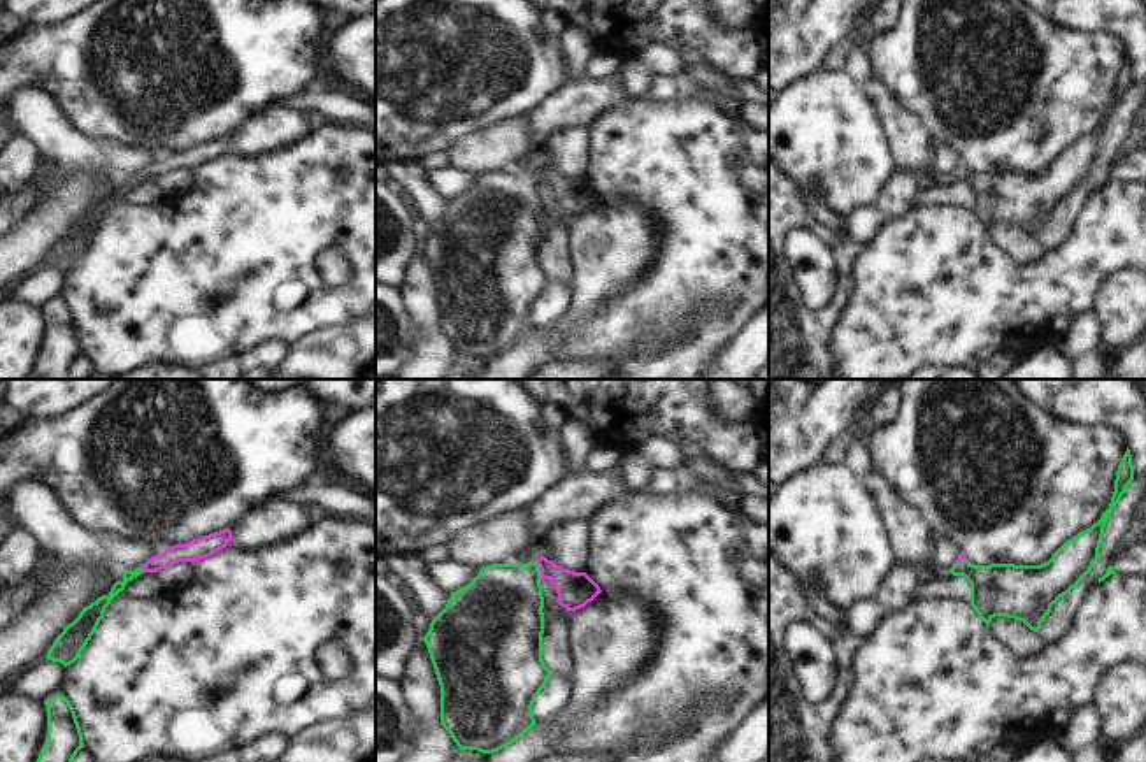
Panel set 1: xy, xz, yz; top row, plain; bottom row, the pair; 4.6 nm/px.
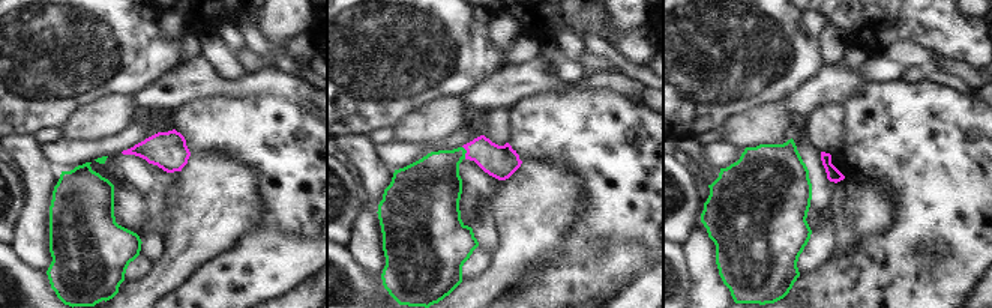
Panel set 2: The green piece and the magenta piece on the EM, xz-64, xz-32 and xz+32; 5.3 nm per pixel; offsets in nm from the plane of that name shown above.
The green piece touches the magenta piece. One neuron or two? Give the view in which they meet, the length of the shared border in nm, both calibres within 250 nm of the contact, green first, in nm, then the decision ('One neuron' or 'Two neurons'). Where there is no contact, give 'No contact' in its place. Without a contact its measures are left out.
Touches green in xz. Shared border 90 nm. Thickness 380 nm (green) against 160 nm. One neuron

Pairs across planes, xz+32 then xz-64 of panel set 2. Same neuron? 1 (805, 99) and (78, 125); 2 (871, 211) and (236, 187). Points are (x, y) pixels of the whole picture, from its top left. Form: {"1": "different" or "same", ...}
{"1": "different", "2": "same"}

